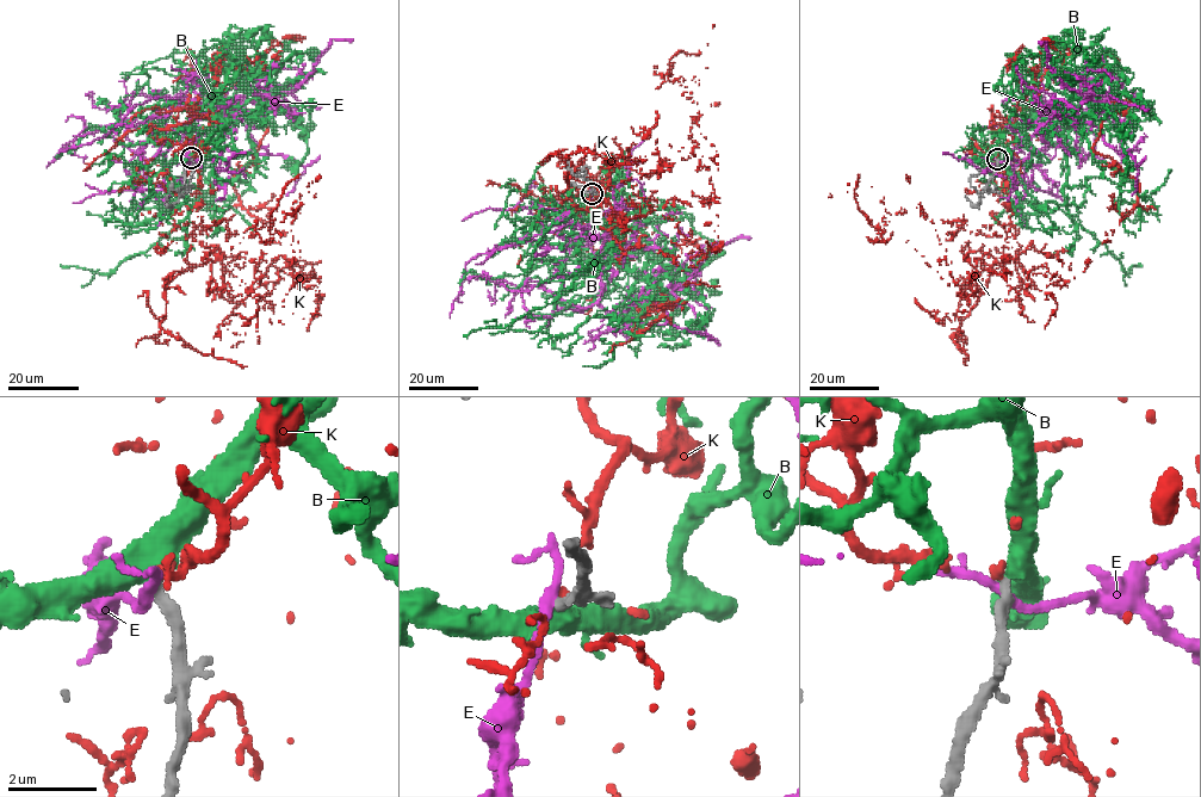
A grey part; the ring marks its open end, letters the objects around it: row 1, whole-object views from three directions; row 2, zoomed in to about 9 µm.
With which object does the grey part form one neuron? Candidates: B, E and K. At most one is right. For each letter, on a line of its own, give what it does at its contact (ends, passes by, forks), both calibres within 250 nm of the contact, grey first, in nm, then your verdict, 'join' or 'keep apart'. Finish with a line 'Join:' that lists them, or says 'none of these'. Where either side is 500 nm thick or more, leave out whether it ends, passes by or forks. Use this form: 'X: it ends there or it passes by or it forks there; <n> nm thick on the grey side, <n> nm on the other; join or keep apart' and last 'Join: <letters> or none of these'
B: it passes by; 240 nm thick on the grey side, 480 nm on the other; join
E: it passes by; 280 nm thick on the grey side, 200 nm on the other; keep apart
K: it ends there; 240 nm thick on the grey side, 140 nm on the other; keep apart
Join: B

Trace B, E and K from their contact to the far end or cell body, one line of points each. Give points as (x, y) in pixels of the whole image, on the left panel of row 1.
B: (191, 158), (216, 115), (284, 86), (271, 79), (289, 118), (310, 112), (305, 156), (280, 167)
E: (191, 159), (184, 148), (198, 113), (252, 94), (277, 100), (130, 94), (100, 109), (85, 94)
K: (191, 158), (187, 238), (273, 307), (310, 271), (322, 295), (240, 201), (267, 113), (227, 99)

